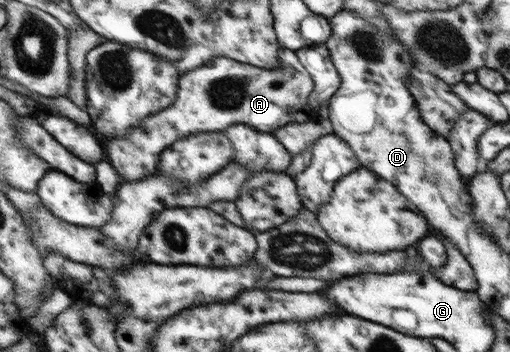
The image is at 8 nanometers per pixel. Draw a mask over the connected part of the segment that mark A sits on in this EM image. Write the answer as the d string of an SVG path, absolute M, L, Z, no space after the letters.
M281 48L279 57L281 66L273 70L219 56L206 66L183 72L171 106L147 117L123 136L105 139L107 160L117 169L123 182L130 183L154 176L161 154L175 141L191 134L218 133L231 125L243 124L273 133L291 122L307 122L310 95L314 93L313 76L296 51Z

